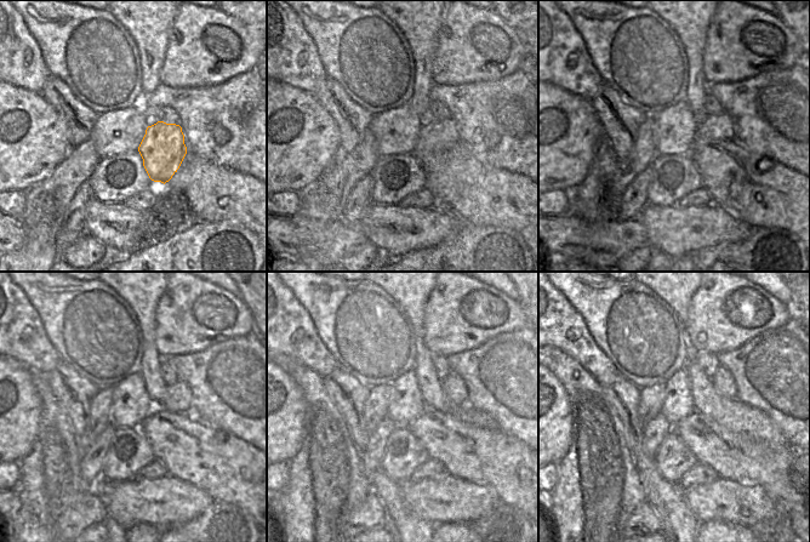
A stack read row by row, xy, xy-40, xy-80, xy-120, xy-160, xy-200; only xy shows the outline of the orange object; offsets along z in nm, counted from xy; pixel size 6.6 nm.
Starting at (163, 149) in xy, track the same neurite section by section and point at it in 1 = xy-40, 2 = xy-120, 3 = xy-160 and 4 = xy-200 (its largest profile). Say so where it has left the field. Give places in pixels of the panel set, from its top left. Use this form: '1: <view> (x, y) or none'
1: xy-40 (439, 133)
2: xy-120 (177, 398)
3: xy-160 (454, 387)
4: xy-200 (723, 381)

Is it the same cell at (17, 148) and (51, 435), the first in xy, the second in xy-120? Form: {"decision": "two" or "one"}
{"decision": "two"}

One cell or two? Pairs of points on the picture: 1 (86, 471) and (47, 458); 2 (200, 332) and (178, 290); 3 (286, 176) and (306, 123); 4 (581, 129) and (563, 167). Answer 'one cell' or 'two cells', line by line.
1: two cells
2: one cell
3: one cell
4: one cell

